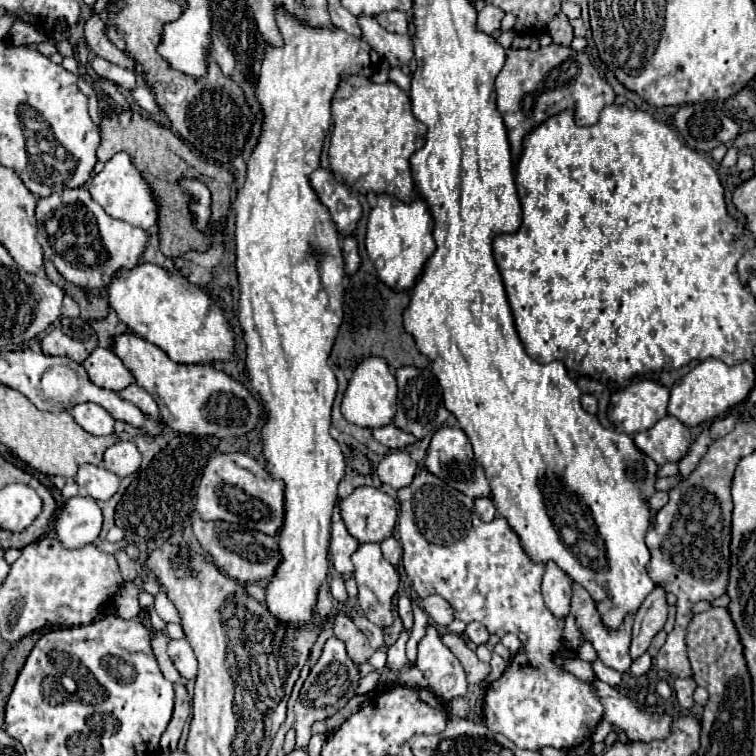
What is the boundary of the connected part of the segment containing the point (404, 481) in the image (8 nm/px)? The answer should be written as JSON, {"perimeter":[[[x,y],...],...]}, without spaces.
{"perimeter":[[[397,450],[397,452],[387,454],[377,466],[379,480],[383,484],[391,486],[393,490],[409,486],[415,472],[417,472],[417,464],[405,450]]]}

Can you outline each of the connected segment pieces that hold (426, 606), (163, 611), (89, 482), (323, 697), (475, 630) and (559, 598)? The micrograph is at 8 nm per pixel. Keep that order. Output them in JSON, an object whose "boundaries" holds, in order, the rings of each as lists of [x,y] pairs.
{"boundaries":[[[[427,596],[427,598],[423,598],[423,610],[429,614],[429,618],[435,624],[449,626],[453,622],[451,604],[445,598],[441,598],[441,596]]],[[[159,592],[159,594],[155,596],[155,604],[153,604],[153,608],[157,610],[157,614],[161,616],[161,620],[163,620],[165,624],[169,624],[169,622],[179,624],[179,622],[181,622],[179,612],[175,610],[173,602],[171,602],[171,600],[165,596],[165,592]]],[[[83,464],[75,476],[75,482],[83,494],[93,496],[95,500],[109,500],[119,490],[121,478],[103,466]]],[[[329,638],[325,648],[323,648],[323,654],[321,654],[319,662],[311,668],[311,674],[301,688],[299,700],[295,702],[295,716],[297,718],[295,718],[293,730],[297,734],[297,748],[305,748],[309,744],[311,724],[315,720],[325,720],[325,718],[333,716],[337,710],[341,710],[355,696],[357,684],[359,684],[359,670],[349,660],[349,656],[345,652],[345,644],[337,638]]],[[[469,622],[465,634],[467,634],[469,640],[475,642],[477,646],[479,646],[479,644],[485,644],[485,642],[489,640],[489,632],[487,632],[487,628],[485,628],[481,622]]],[[[555,562],[545,564],[545,576],[543,576],[543,598],[545,606],[559,618],[565,618],[569,614],[569,602],[571,602],[571,578],[555,566]]]]}

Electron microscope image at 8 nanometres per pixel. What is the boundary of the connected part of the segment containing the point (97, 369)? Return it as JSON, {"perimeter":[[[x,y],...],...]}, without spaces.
{"perimeter":[[[95,348],[93,354],[83,362],[83,368],[87,370],[93,384],[113,392],[119,392],[123,386],[133,382],[133,374],[125,368],[121,358],[117,358],[107,348]]]}

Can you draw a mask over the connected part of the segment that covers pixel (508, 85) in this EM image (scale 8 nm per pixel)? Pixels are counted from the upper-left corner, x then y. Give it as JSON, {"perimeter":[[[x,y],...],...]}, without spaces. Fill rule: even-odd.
{"perimeter":[[[559,44],[541,46],[537,52],[529,48],[509,48],[507,62],[495,80],[495,92],[497,108],[503,114],[511,152],[515,158],[521,154],[523,136],[549,116],[555,116],[565,108],[575,108],[575,122],[579,126],[591,126],[599,120],[601,110],[615,100],[613,88],[593,66],[591,58],[585,52],[577,52]]]}

